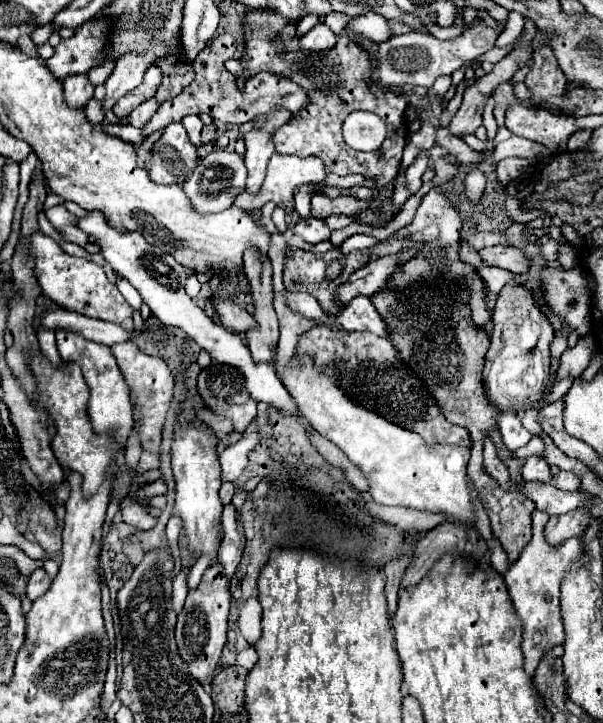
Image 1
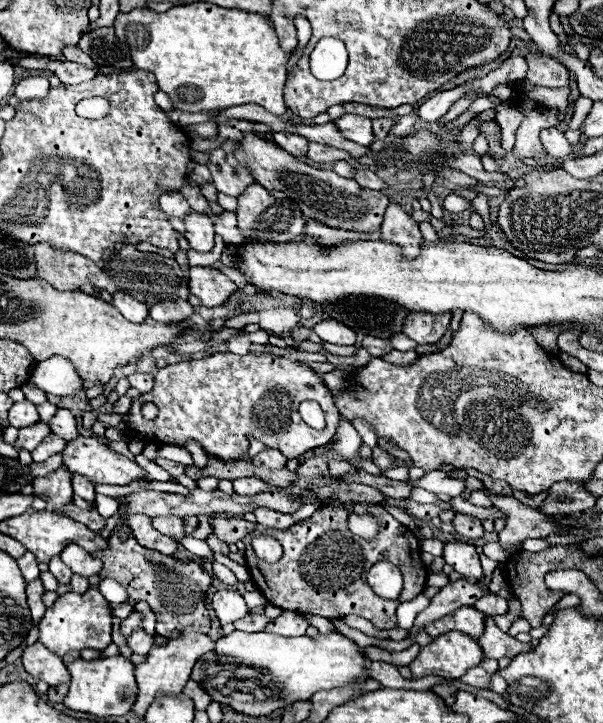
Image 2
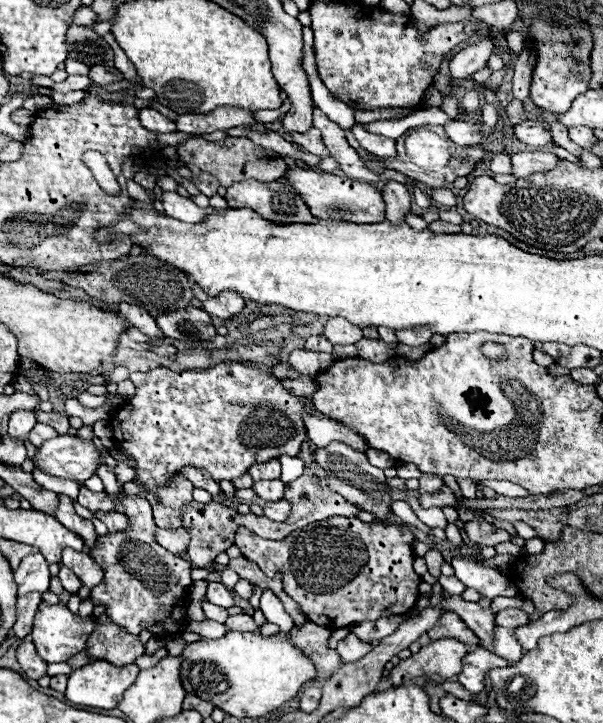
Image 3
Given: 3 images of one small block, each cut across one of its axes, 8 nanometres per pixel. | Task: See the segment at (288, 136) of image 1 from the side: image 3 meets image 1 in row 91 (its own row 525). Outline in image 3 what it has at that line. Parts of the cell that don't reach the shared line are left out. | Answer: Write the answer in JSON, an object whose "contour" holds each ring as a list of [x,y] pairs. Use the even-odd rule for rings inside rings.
{"contour":[[[330,516],[322,522],[308,524],[302,530],[294,530],[294,534],[284,540],[266,540],[246,528],[240,528],[234,538],[234,546],[240,548],[242,556],[256,562],[268,578],[276,578],[276,574],[282,572],[284,592],[302,606],[310,622],[330,630],[384,616],[406,614],[414,608],[420,596],[418,584],[422,578],[412,570],[416,558],[412,544],[414,536],[404,526],[394,526],[390,522],[360,522],[358,518],[346,516]]]}

